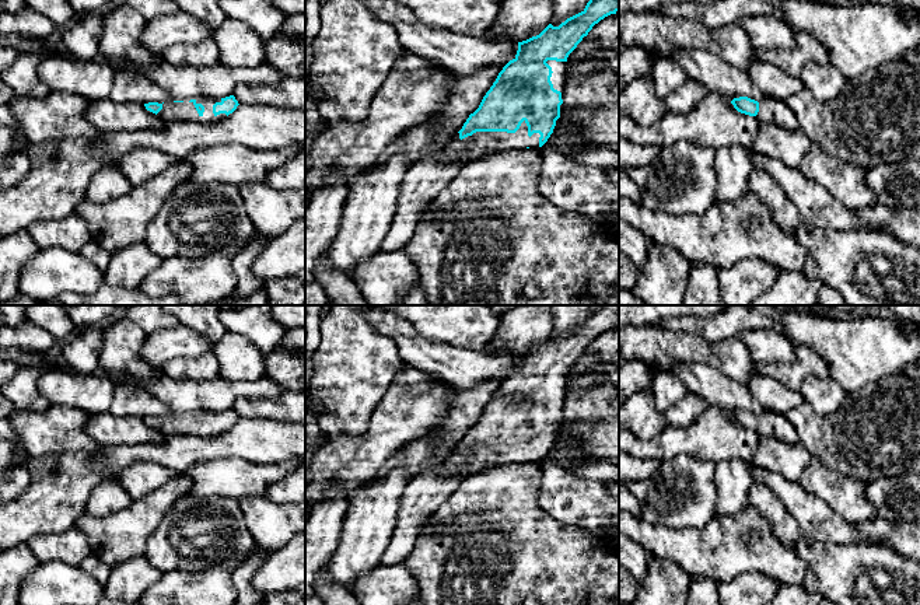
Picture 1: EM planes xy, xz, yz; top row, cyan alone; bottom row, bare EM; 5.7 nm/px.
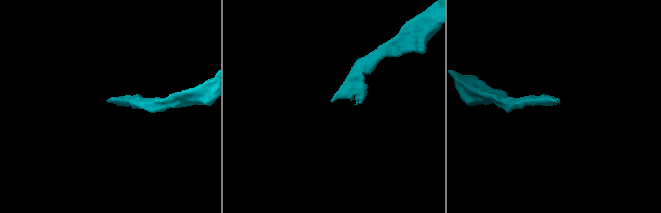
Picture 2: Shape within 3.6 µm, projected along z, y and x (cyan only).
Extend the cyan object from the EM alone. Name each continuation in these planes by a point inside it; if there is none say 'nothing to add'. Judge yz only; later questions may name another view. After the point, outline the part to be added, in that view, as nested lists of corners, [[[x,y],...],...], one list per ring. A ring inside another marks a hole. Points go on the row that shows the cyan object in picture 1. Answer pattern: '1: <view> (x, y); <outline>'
1: yz (773, 111); [[[767,98],[760,101],[756,118],[760,122],[774,123],[790,132],[800,130],[798,119],[781,99]]]

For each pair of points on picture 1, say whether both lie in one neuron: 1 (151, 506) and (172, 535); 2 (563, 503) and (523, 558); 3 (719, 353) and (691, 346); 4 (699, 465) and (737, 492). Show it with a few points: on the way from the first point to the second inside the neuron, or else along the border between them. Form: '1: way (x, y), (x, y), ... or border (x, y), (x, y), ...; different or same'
1: border (184, 495), (168, 510), (144, 548); different
2: border (538, 489), (544, 510), (584, 530); different
3: way (712, 353), (698, 350); same
4: border (714, 464), (717, 509); different

